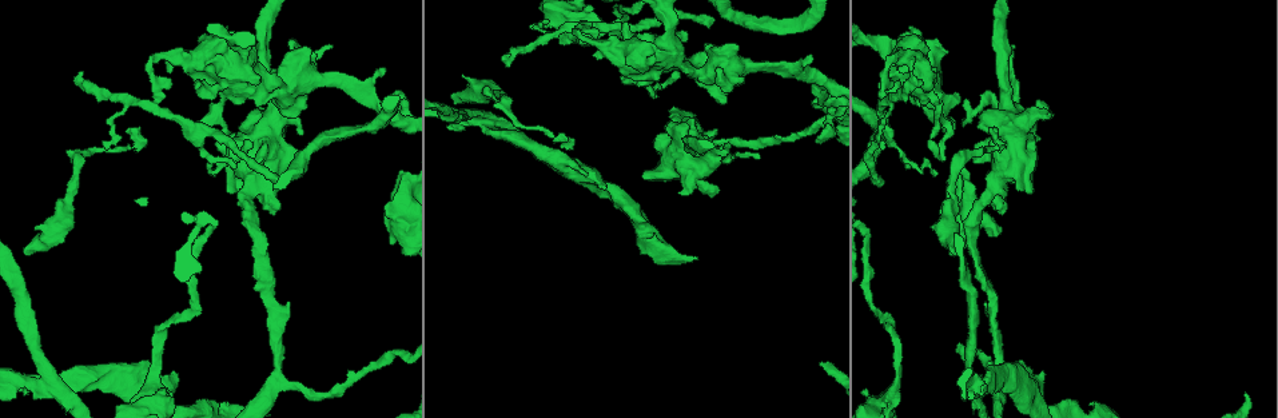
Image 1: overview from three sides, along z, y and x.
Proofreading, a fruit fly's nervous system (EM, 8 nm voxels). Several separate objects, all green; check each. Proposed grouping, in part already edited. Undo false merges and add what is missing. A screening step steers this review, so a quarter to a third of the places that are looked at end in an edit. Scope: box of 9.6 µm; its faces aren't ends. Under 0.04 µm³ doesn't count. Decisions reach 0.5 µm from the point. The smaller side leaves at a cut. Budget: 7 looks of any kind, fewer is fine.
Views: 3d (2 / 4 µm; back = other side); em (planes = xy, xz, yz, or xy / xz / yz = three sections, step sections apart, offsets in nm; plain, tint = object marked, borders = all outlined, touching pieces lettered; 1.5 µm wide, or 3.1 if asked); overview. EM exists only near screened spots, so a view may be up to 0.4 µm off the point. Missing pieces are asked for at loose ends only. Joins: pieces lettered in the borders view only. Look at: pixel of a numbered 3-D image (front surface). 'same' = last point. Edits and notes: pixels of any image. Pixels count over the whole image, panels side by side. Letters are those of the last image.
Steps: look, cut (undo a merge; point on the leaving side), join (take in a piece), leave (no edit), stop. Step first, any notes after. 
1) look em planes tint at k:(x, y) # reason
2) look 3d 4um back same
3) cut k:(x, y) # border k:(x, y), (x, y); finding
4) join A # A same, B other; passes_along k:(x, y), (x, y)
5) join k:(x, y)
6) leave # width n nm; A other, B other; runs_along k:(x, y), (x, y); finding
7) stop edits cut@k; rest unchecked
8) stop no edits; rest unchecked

look 3d 2um at 1:(997, 135)

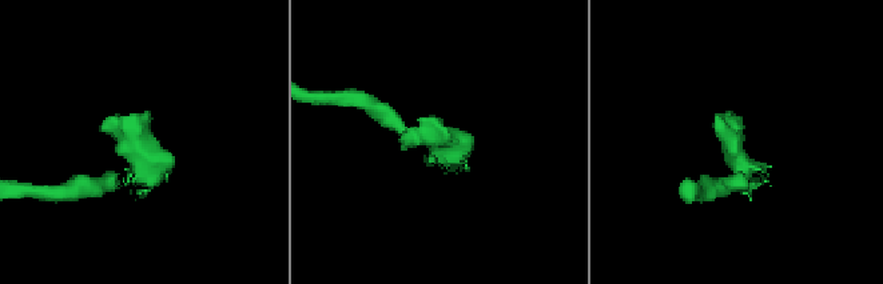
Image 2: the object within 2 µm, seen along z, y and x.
look em xy step 4 tint at 2:(105, 130)

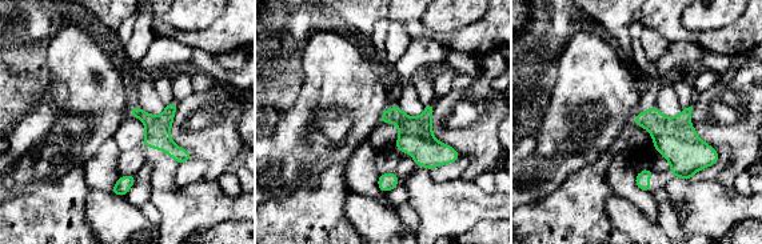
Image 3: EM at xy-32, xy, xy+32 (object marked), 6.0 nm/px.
look em planes borders same # another direction

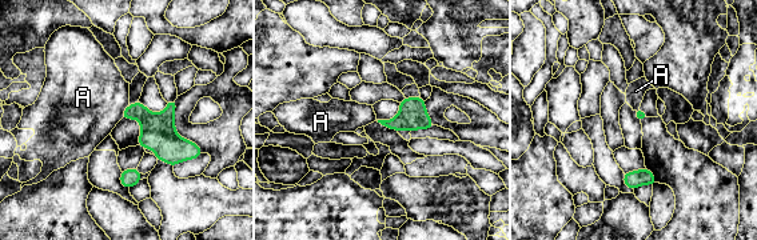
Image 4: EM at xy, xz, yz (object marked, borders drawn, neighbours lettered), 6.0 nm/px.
leave # width 70 nm; A other; none of them fits

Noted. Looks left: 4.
look em yz step 8 borders at 1:(881, 104) # sharp bend

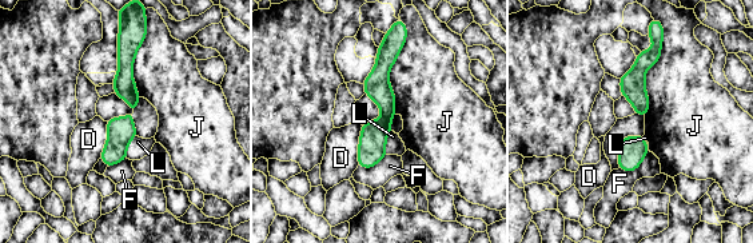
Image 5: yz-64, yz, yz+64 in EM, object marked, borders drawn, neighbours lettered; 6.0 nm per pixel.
cut 5:(371, 150) # D other, F other, J other, L other; border 5:(382, 116), (390, 122); two neurons meet here

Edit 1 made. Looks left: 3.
look em planes borders at 1:(401, 172) # stops while still wide

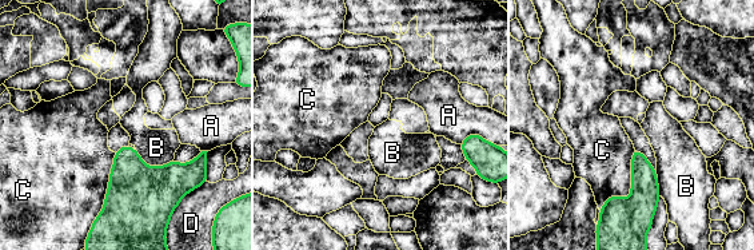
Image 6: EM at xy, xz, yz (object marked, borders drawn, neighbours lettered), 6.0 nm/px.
leave # A other, B other, C other, D other; border 6:(115, 153), (104, 207), (86, 238); no lettered piece goes on from it

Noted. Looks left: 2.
stop edits cut@5; rest unchecked

